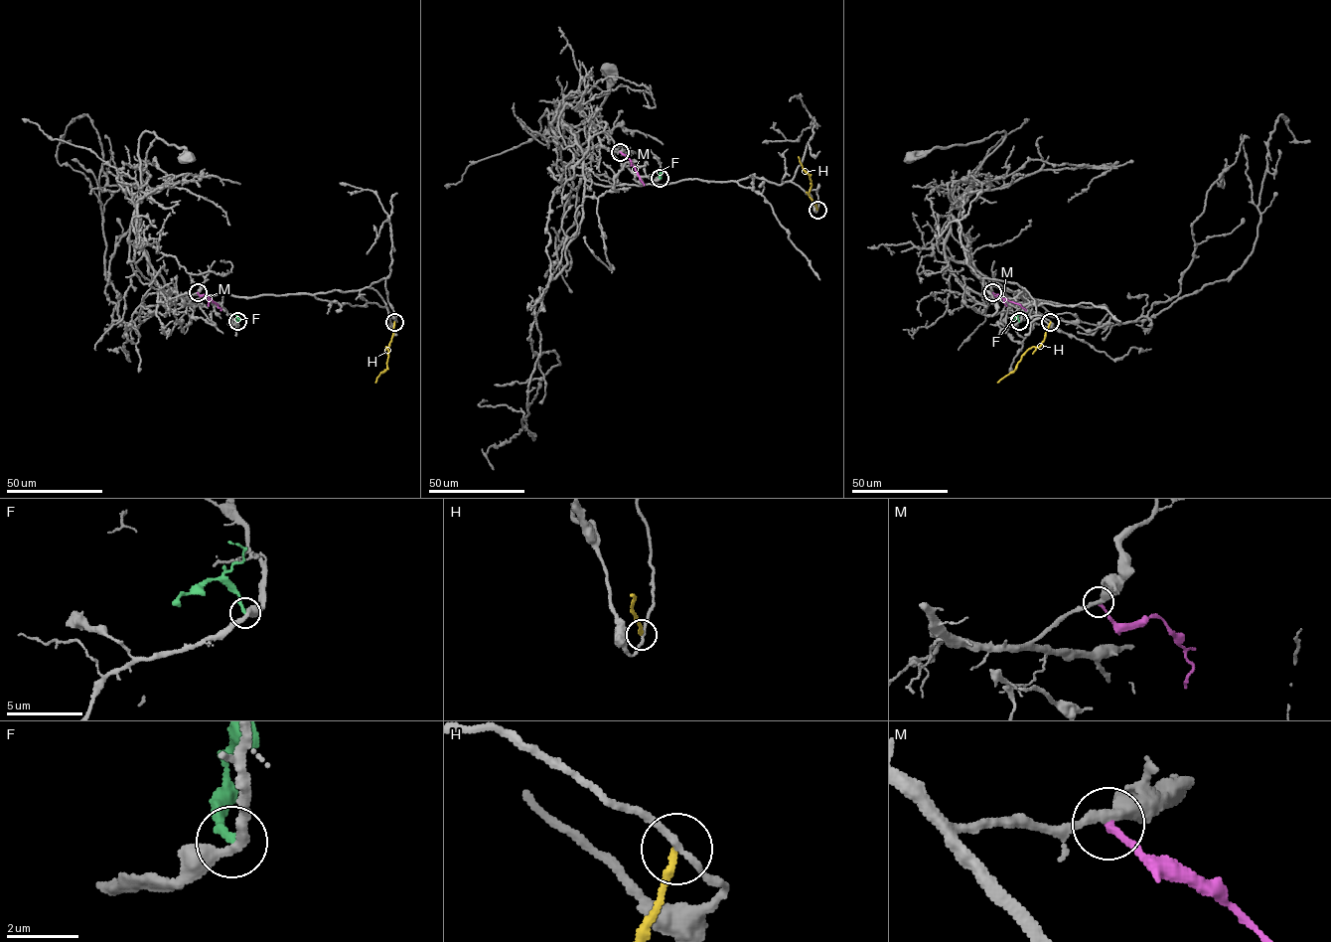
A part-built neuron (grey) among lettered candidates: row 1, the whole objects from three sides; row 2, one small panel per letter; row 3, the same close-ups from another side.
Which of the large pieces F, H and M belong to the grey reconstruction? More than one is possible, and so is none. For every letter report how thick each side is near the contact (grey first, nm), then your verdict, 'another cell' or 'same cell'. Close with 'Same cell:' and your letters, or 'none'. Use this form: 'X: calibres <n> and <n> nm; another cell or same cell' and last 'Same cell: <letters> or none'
F: calibres 320 and 200 nm; another cell
H: calibres 180 and 200 nm; another cell
M: calibres 360 and 200 nm; another cell
Same cell: none

